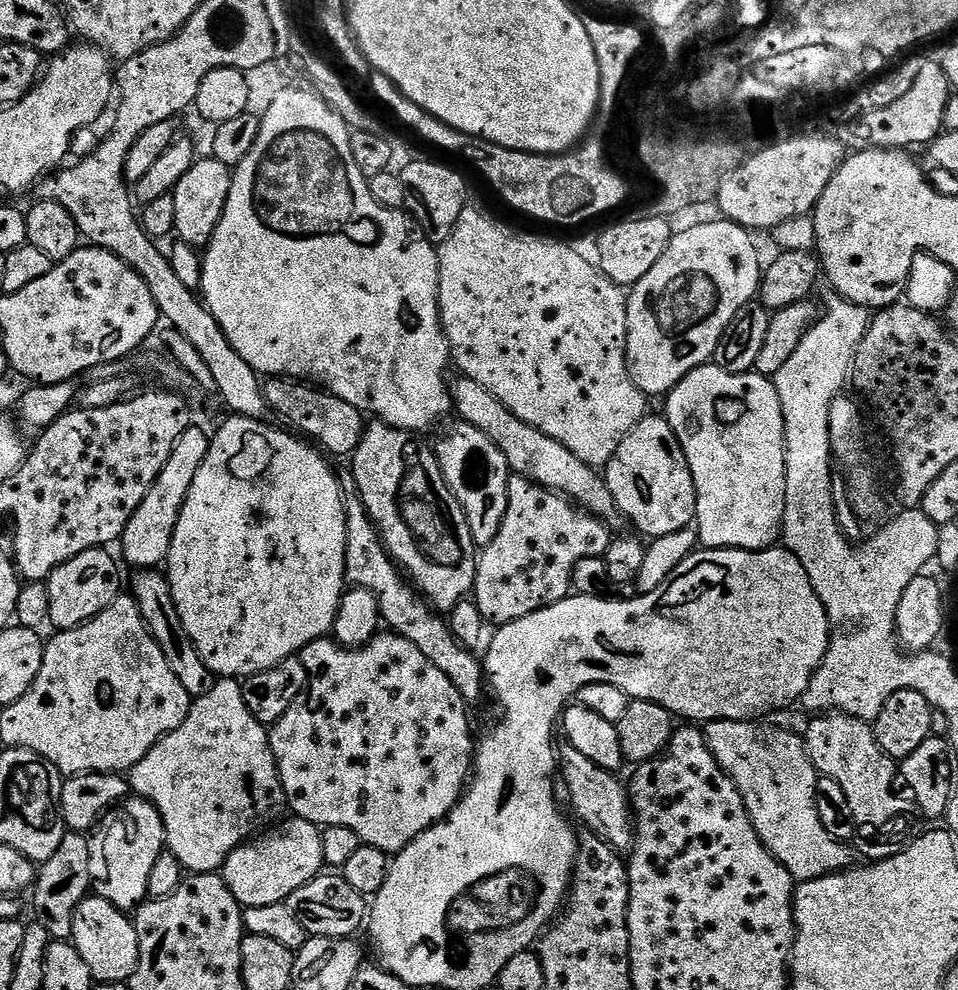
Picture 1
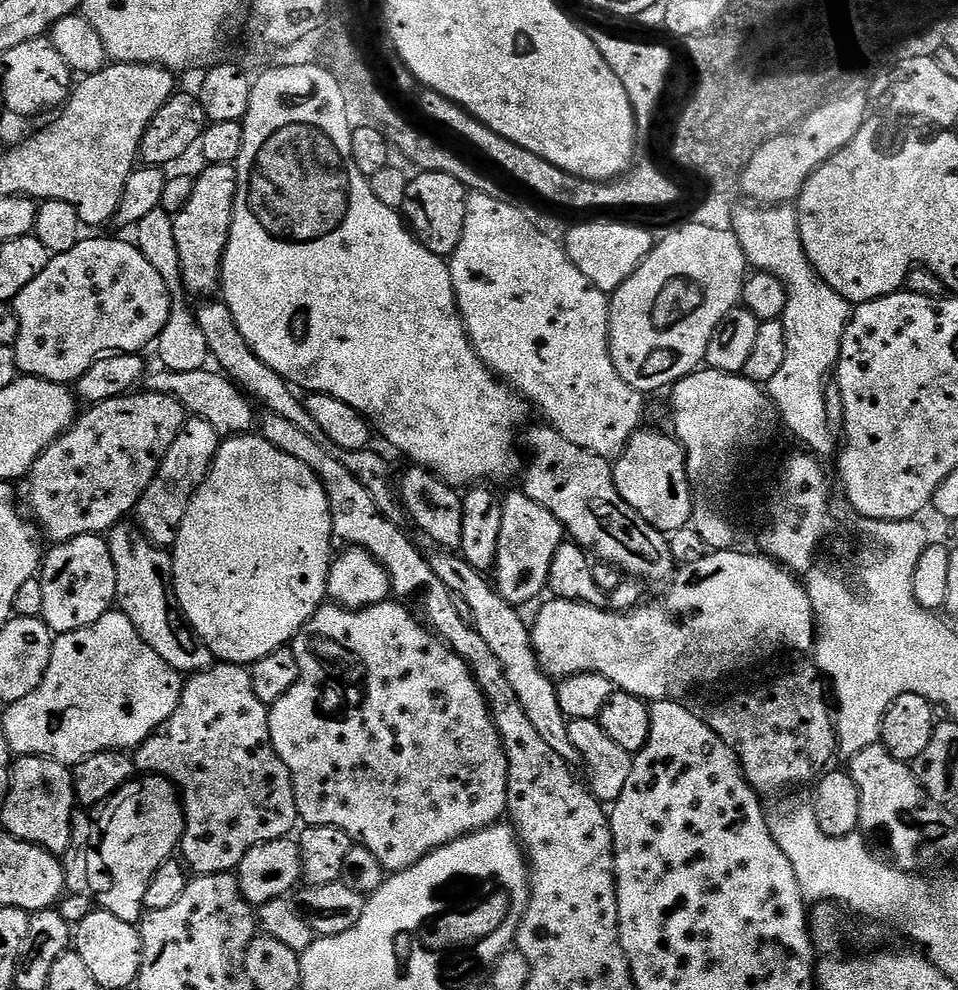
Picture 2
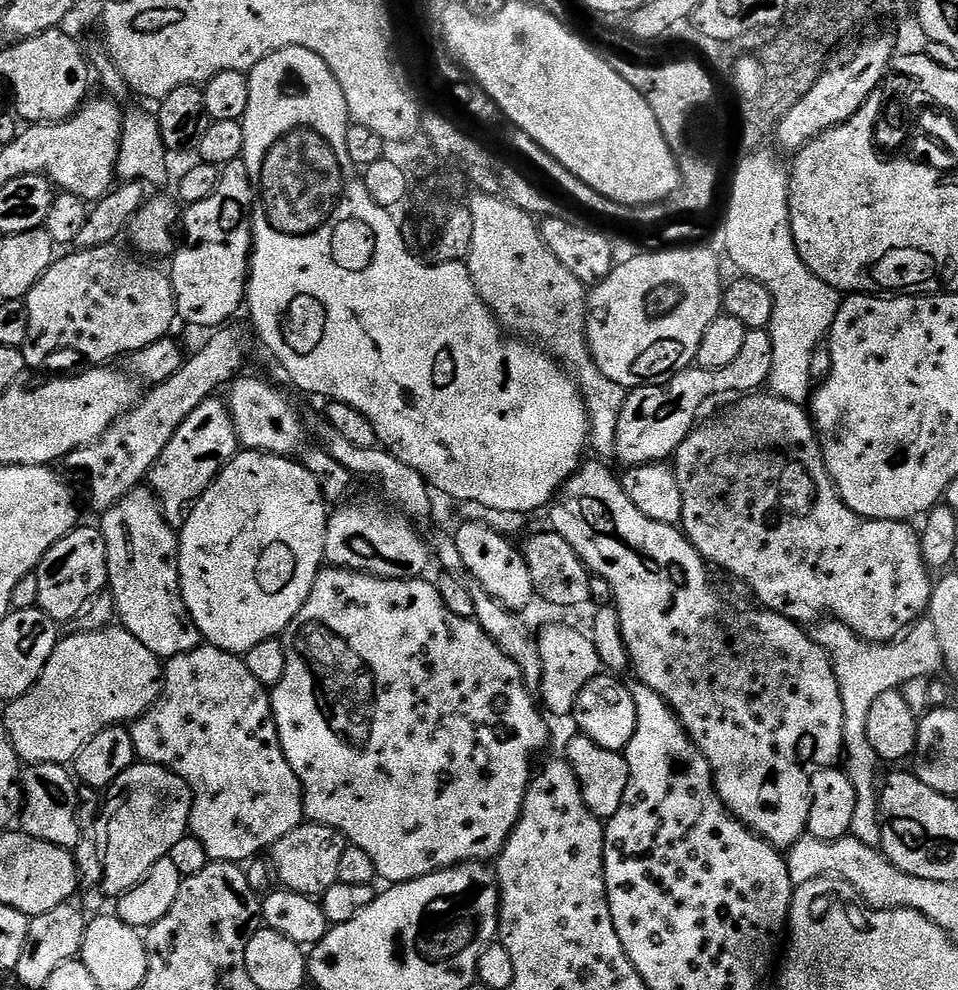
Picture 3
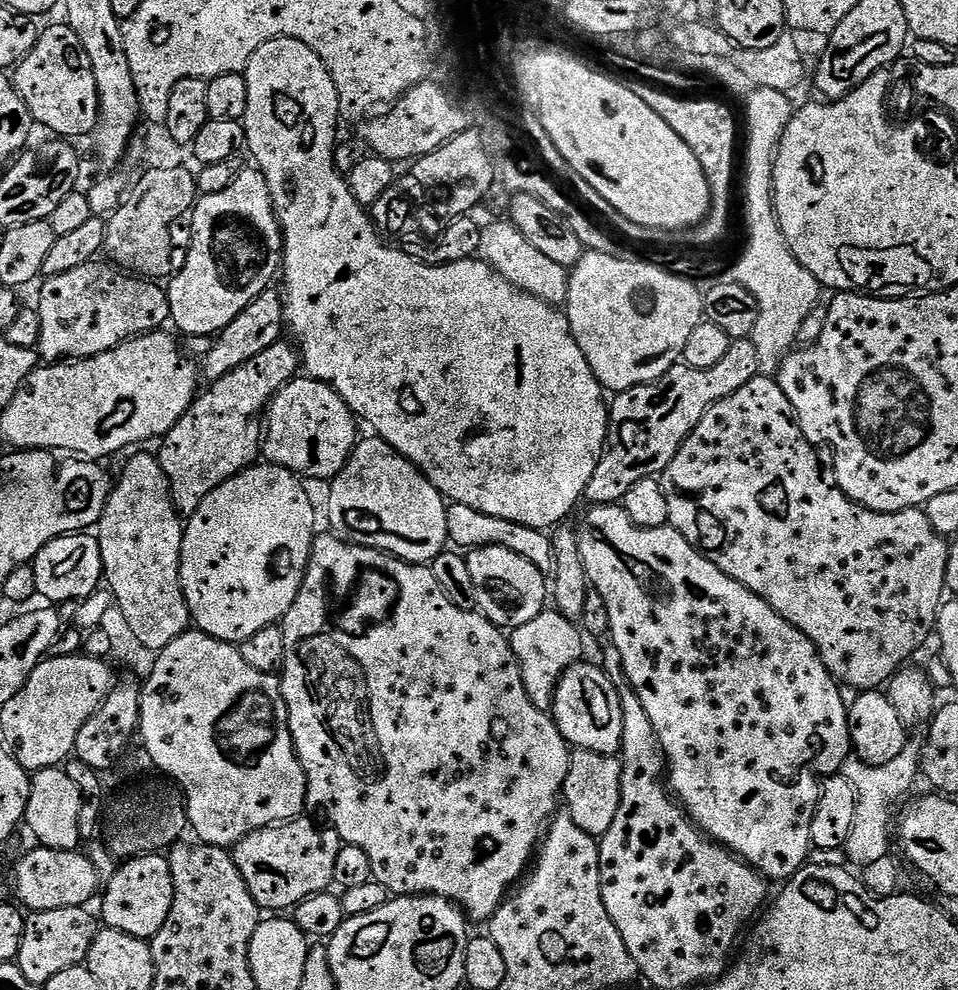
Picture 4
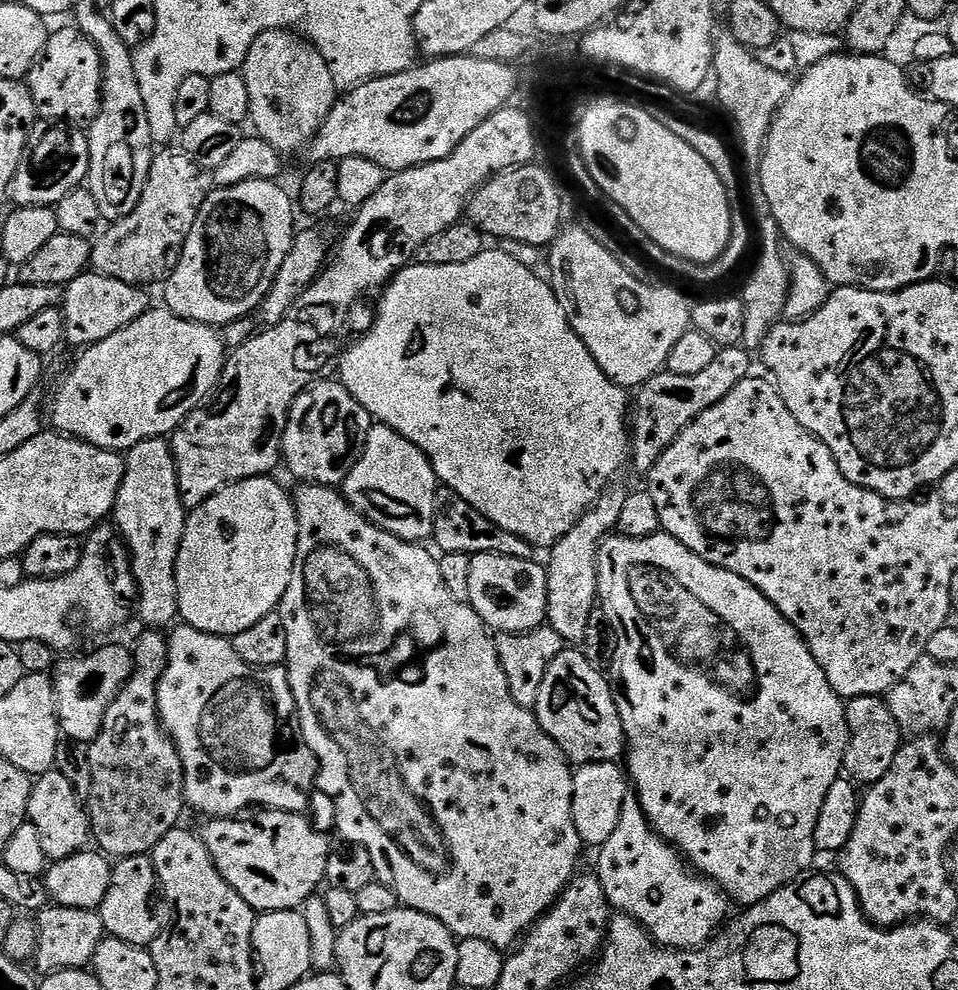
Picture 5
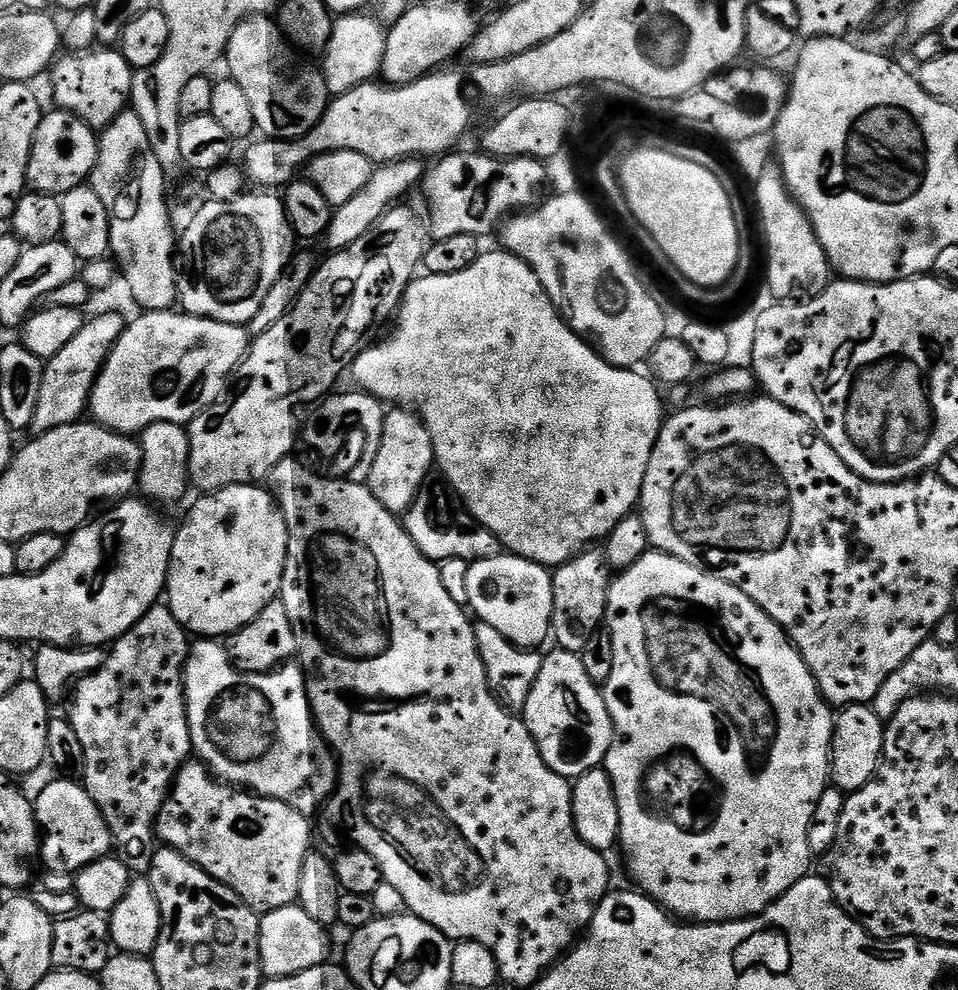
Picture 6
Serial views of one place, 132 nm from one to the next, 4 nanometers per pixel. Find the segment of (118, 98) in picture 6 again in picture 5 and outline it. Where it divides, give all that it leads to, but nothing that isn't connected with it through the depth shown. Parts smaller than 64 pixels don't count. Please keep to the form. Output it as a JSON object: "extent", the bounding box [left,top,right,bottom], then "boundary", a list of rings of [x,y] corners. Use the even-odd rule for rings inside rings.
{"extent":[26,26,104,125],"boundary":[[[75,26],[60,28],[57,32],[55,29],[49,35],[43,55],[29,70],[26,83],[41,121],[91,125],[100,112],[100,91],[104,85],[100,51]]]}

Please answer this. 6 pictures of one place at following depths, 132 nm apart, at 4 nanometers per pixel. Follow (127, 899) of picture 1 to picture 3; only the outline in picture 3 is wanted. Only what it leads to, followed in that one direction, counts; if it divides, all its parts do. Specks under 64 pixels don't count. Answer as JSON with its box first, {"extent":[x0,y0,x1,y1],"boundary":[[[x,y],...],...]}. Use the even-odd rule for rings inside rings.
{"extent":[100,762,192,898],"boundary":[[[137,762],[107,789],[102,808],[109,816],[104,826],[106,846],[102,848],[104,874],[100,886],[111,898],[119,898],[160,860],[169,857],[184,834],[187,835],[191,825],[192,792],[176,772],[157,764]]]}

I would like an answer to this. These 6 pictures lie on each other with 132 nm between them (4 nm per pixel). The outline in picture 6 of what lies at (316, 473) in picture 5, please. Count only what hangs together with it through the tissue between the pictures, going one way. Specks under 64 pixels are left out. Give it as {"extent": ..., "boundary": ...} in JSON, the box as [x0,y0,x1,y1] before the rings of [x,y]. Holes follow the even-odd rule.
{"extent":[302,390,386,482],"boundary":[[[363,390],[355,391],[344,392],[341,396],[329,395],[321,399],[313,407],[317,408],[305,420],[303,417],[302,440],[303,443],[305,440],[314,451],[321,452],[332,460],[340,459],[341,477],[364,482],[370,474],[370,466],[374,466],[374,458],[382,442],[386,408],[375,396],[369,396]]]}

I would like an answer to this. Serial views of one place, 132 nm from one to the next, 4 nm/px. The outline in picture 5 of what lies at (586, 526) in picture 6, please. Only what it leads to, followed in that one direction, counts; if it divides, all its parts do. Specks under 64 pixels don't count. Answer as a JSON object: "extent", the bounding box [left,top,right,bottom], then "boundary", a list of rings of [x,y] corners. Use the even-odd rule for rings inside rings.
{"extent":[338,247,630,550],"boundary":[[[489,247],[478,254],[478,258],[462,262],[462,266],[413,263],[393,276],[379,297],[381,300],[372,329],[363,333],[353,343],[357,344],[353,348],[351,345],[343,353],[338,364],[338,380],[370,413],[375,423],[390,426],[390,430],[402,434],[402,438],[414,442],[414,446],[418,446],[418,450],[426,454],[437,481],[443,487],[445,484],[448,490],[470,502],[474,510],[486,514],[486,518],[490,518],[494,526],[502,526],[502,530],[518,534],[518,538],[530,542],[533,549],[548,550],[574,527],[584,511],[615,481],[612,479],[623,470],[624,464],[626,468],[629,463],[630,396],[600,369],[598,362],[594,362],[582,338],[578,338],[578,334],[568,324],[566,310],[562,310],[562,302],[558,302],[551,283],[545,277],[543,280],[542,277],[535,276],[537,273],[518,262],[518,258],[496,248]]]}

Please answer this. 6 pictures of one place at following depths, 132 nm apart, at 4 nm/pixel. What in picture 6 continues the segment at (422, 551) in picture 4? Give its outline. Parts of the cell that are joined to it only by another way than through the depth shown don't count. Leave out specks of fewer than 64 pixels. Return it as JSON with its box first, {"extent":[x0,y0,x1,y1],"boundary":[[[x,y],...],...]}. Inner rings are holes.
{"extent":[366,407,436,514],"boundary":[[[389,407],[384,414],[382,426],[382,442],[378,446],[378,454],[374,458],[374,466],[370,466],[370,474],[366,481],[368,488],[393,514],[403,514],[420,493],[420,487],[434,468],[436,455],[430,442],[430,434],[424,421],[415,411],[407,412],[404,408]]]}

